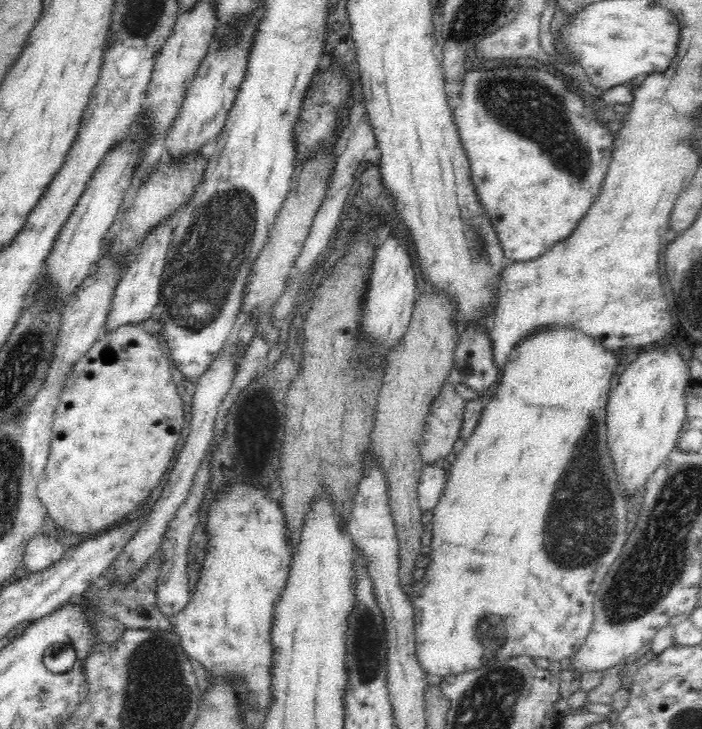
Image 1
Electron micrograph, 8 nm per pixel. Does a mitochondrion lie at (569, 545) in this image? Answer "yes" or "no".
yes

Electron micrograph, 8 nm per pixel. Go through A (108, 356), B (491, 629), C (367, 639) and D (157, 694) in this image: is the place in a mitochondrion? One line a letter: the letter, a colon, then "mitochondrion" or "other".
A: other
B: mitochondrion
C: mitochondrion
D: mitochondrion

